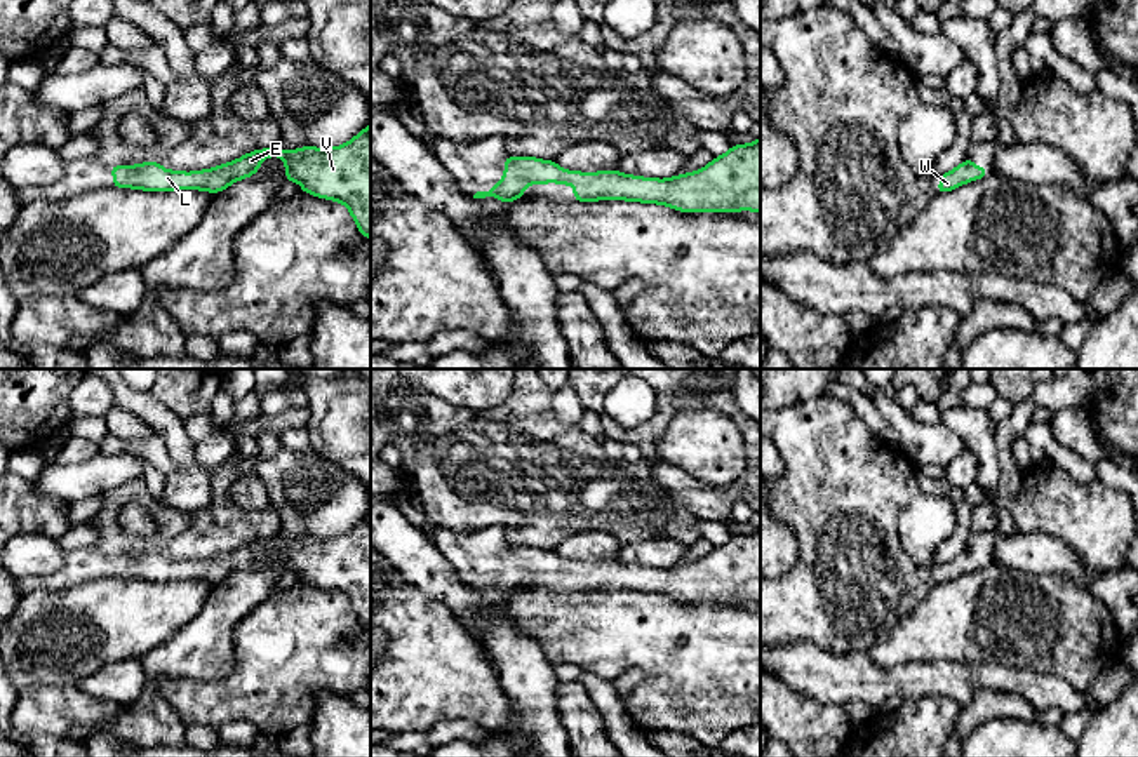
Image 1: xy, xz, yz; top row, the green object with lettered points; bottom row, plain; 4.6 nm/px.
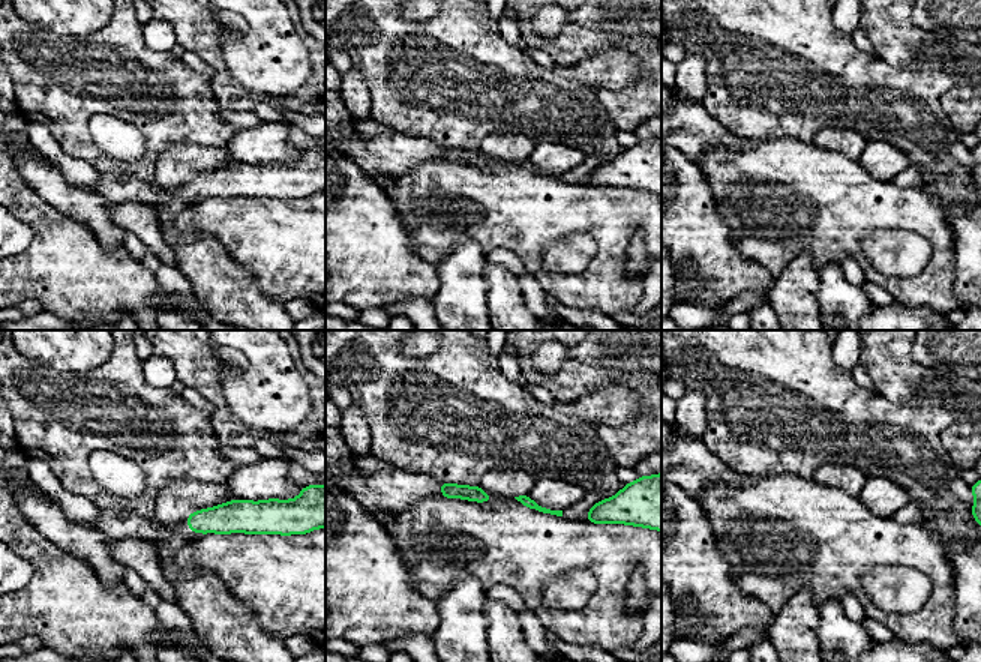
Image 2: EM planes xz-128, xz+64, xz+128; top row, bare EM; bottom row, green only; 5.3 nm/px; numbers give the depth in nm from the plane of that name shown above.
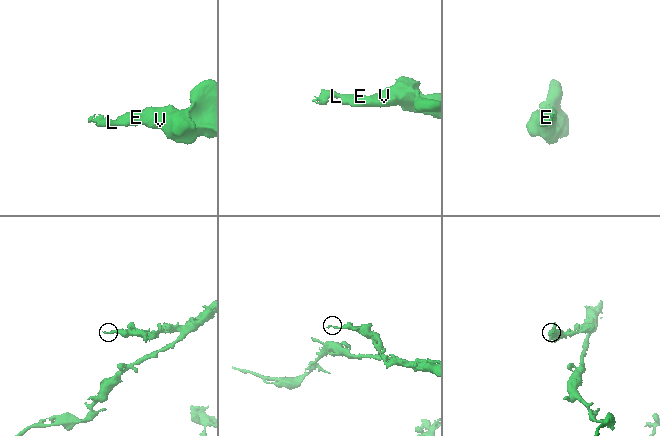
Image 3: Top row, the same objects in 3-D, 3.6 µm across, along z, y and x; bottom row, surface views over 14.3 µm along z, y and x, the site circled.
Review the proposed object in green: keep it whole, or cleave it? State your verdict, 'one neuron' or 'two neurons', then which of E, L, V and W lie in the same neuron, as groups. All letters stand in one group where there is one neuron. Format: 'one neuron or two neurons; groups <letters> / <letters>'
one neuron; groups E L V W

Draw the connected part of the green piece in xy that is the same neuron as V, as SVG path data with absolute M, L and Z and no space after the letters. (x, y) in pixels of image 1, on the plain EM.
M371 513L353 529L336 538L305 536L284 541L271 536L205 560L165 560L158 552L108 559L115 567L111 574L115 578L219 583L231 573L254 566L266 546L282 546L285 571L298 571L301 581L345 593L358 621L371 628Z

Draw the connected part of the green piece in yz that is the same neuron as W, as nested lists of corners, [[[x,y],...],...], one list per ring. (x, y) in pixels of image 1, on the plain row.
[[[967,546],[961,555],[954,560],[938,564],[941,569],[940,576],[934,576],[938,583],[947,583],[959,578],[964,573],[971,573],[974,569],[981,569],[988,564],[987,557],[976,557],[973,550]]]

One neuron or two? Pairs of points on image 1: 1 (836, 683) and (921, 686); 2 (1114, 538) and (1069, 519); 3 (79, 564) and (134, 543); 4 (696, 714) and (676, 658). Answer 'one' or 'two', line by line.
1: one
2: one
3: two
4: one

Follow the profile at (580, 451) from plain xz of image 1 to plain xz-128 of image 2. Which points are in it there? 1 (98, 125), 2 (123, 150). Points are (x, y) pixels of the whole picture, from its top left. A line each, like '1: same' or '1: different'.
1: different
2: different

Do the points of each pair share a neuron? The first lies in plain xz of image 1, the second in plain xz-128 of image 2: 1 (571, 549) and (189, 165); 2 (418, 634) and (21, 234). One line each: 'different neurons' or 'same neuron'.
1: same neuron
2: different neurons

